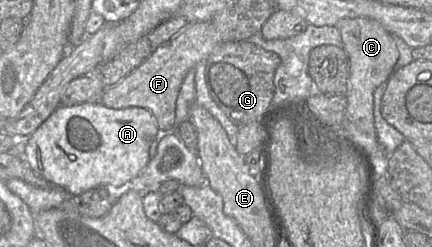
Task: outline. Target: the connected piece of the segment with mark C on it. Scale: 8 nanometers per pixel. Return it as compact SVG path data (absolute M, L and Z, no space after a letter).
M368 18L342 19L336 26L341 35L344 51L350 61L350 76L346 93L347 117L362 132L377 137L373 118L373 94L375 89L393 73L399 52L395 41L388 31L378 22Z

